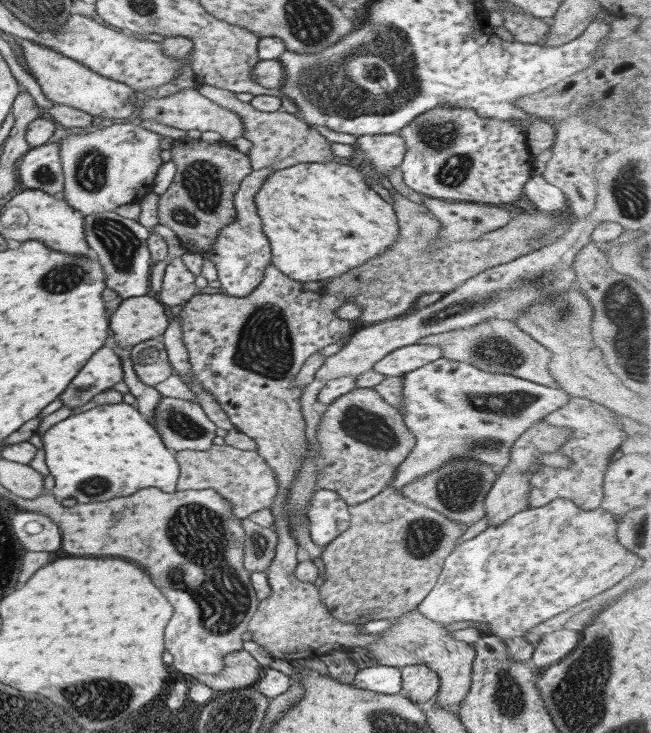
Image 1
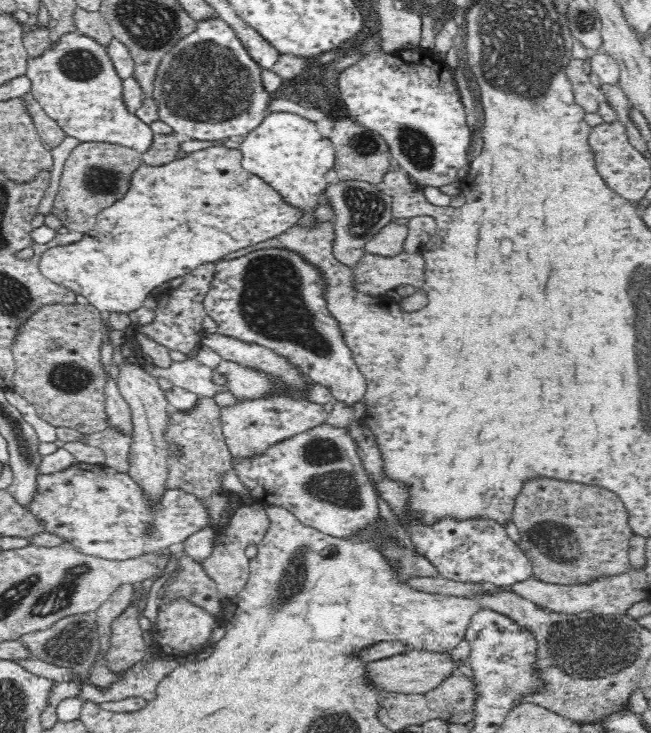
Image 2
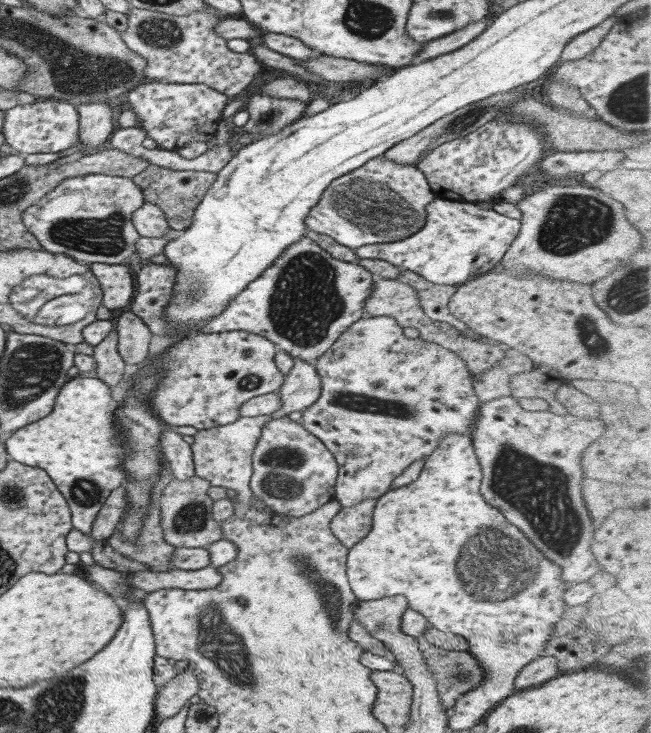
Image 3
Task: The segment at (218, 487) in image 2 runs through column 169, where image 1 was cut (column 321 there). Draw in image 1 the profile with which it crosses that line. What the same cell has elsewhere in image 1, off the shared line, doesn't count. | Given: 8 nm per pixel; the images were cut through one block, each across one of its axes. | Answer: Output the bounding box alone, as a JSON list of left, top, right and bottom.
[315,387,415,506]

